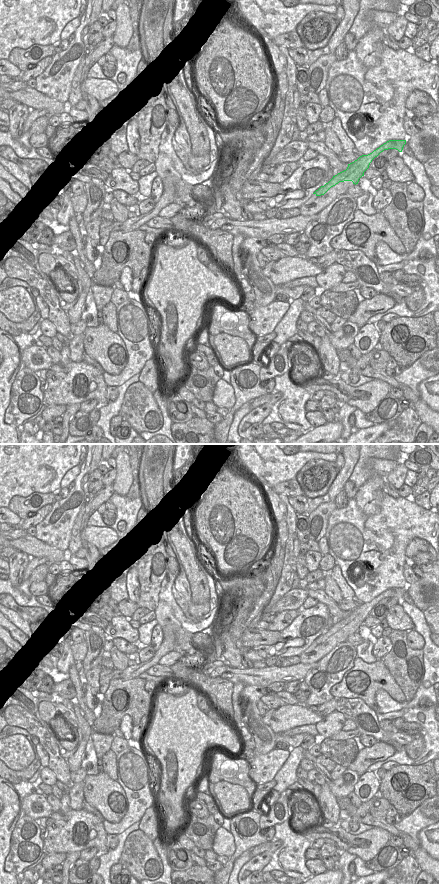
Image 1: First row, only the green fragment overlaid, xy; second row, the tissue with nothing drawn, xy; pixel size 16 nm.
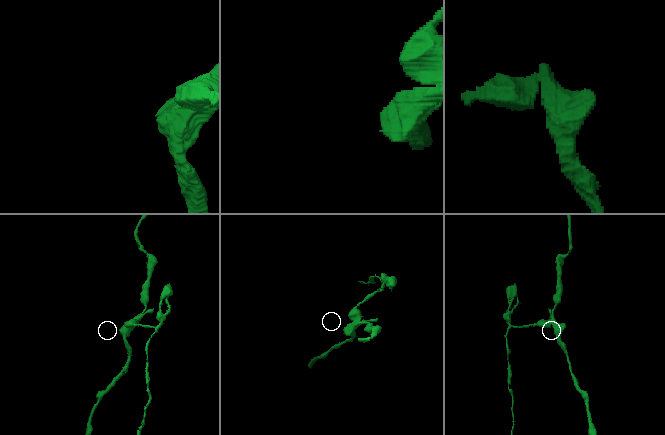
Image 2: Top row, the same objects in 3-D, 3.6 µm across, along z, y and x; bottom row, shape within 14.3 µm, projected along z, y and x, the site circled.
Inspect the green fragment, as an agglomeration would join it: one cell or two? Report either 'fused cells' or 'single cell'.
fused cells

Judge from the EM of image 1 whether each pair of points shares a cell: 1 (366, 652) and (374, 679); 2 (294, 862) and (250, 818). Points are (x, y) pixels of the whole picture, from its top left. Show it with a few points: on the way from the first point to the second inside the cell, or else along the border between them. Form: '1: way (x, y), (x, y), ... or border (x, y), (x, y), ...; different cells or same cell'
1: border (356, 657), (368, 663), (374, 663), (378, 660); different cells
2: border (273, 826), (275, 839); different cells

